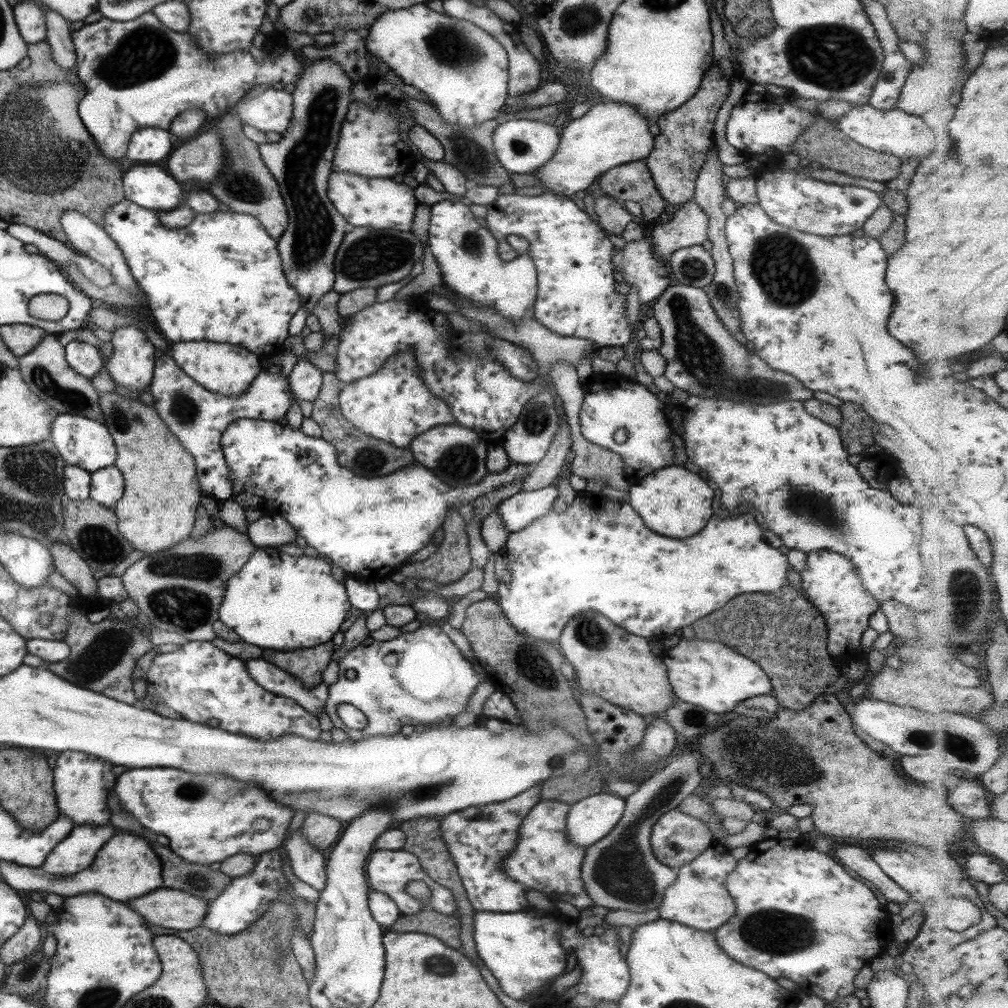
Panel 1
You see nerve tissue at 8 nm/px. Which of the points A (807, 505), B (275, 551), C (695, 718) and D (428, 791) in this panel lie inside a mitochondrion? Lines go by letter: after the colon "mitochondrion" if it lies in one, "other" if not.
A: mitochondrion
B: other
C: other
D: mitochondrion

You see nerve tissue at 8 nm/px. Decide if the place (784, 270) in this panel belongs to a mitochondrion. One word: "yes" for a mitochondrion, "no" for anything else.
yes

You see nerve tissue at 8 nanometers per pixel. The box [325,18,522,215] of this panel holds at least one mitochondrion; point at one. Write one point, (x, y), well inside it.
(450, 47)

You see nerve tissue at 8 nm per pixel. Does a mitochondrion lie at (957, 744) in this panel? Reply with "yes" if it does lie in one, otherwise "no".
yes

